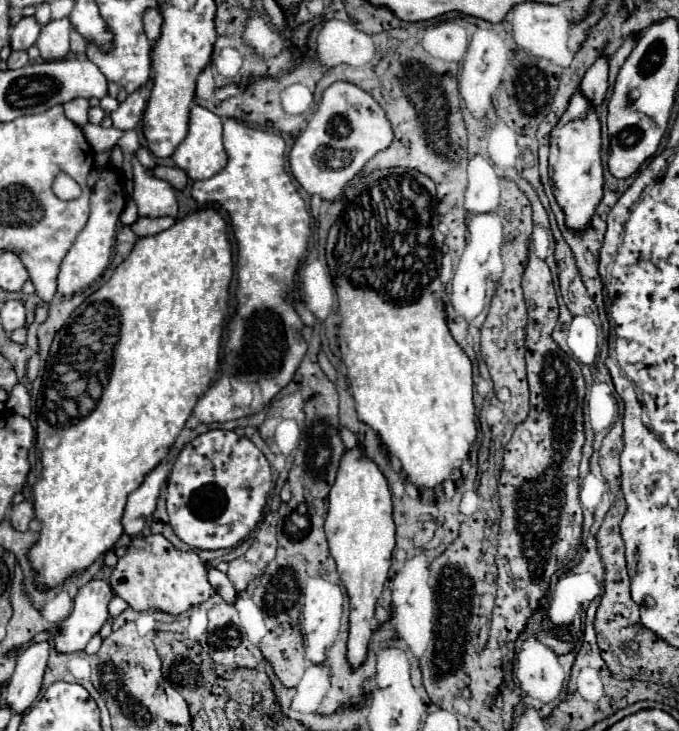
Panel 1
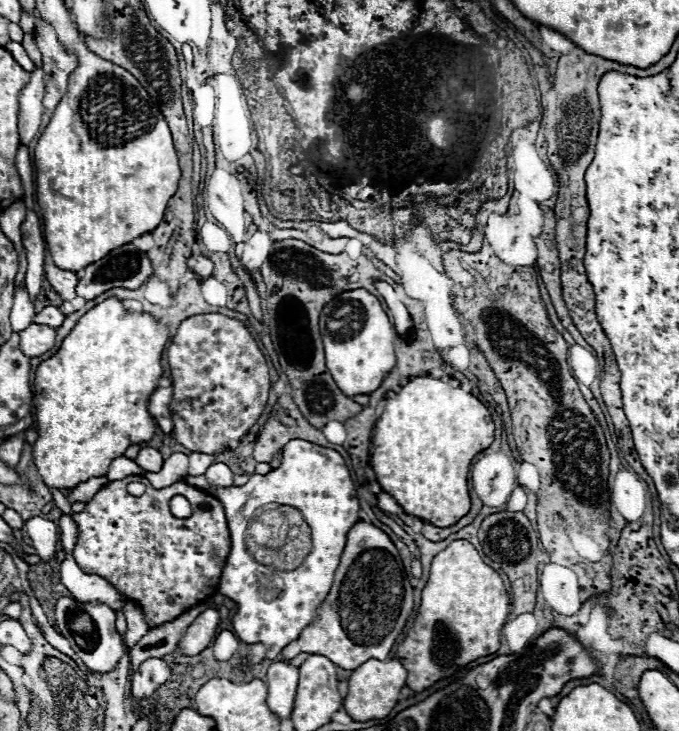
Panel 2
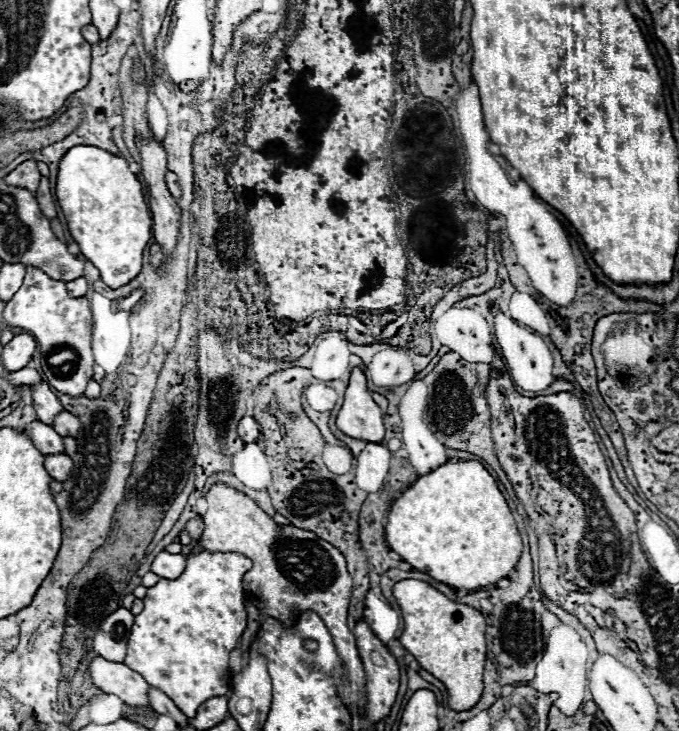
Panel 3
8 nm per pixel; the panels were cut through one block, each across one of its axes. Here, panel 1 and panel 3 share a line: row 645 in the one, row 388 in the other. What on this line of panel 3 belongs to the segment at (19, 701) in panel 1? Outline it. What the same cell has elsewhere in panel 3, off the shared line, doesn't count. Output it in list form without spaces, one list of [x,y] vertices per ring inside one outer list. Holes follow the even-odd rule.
[[[38,384],[30,386],[32,388],[32,398],[34,398],[34,408],[38,414],[40,422],[46,422],[48,426],[54,424],[54,418],[64,410],[54,392],[48,388],[48,384]]]

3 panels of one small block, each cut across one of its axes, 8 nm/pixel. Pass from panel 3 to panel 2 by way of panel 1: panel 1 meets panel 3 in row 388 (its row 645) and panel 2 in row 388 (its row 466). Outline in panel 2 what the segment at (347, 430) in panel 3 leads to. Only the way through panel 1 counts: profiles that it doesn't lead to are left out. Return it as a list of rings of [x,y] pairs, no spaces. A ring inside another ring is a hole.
[[[350,290],[350,292],[342,292],[336,298],[332,298],[320,314],[320,332],[322,332],[322,340],[324,340],[324,350],[326,350],[326,366],[334,378],[334,382],[338,384],[338,388],[348,398],[354,398],[358,394],[368,396],[374,390],[378,390],[382,380],[396,366],[394,344],[392,344],[392,340],[394,340],[392,324],[390,324],[386,312],[382,310],[382,304],[378,302],[378,298],[366,290]]]

